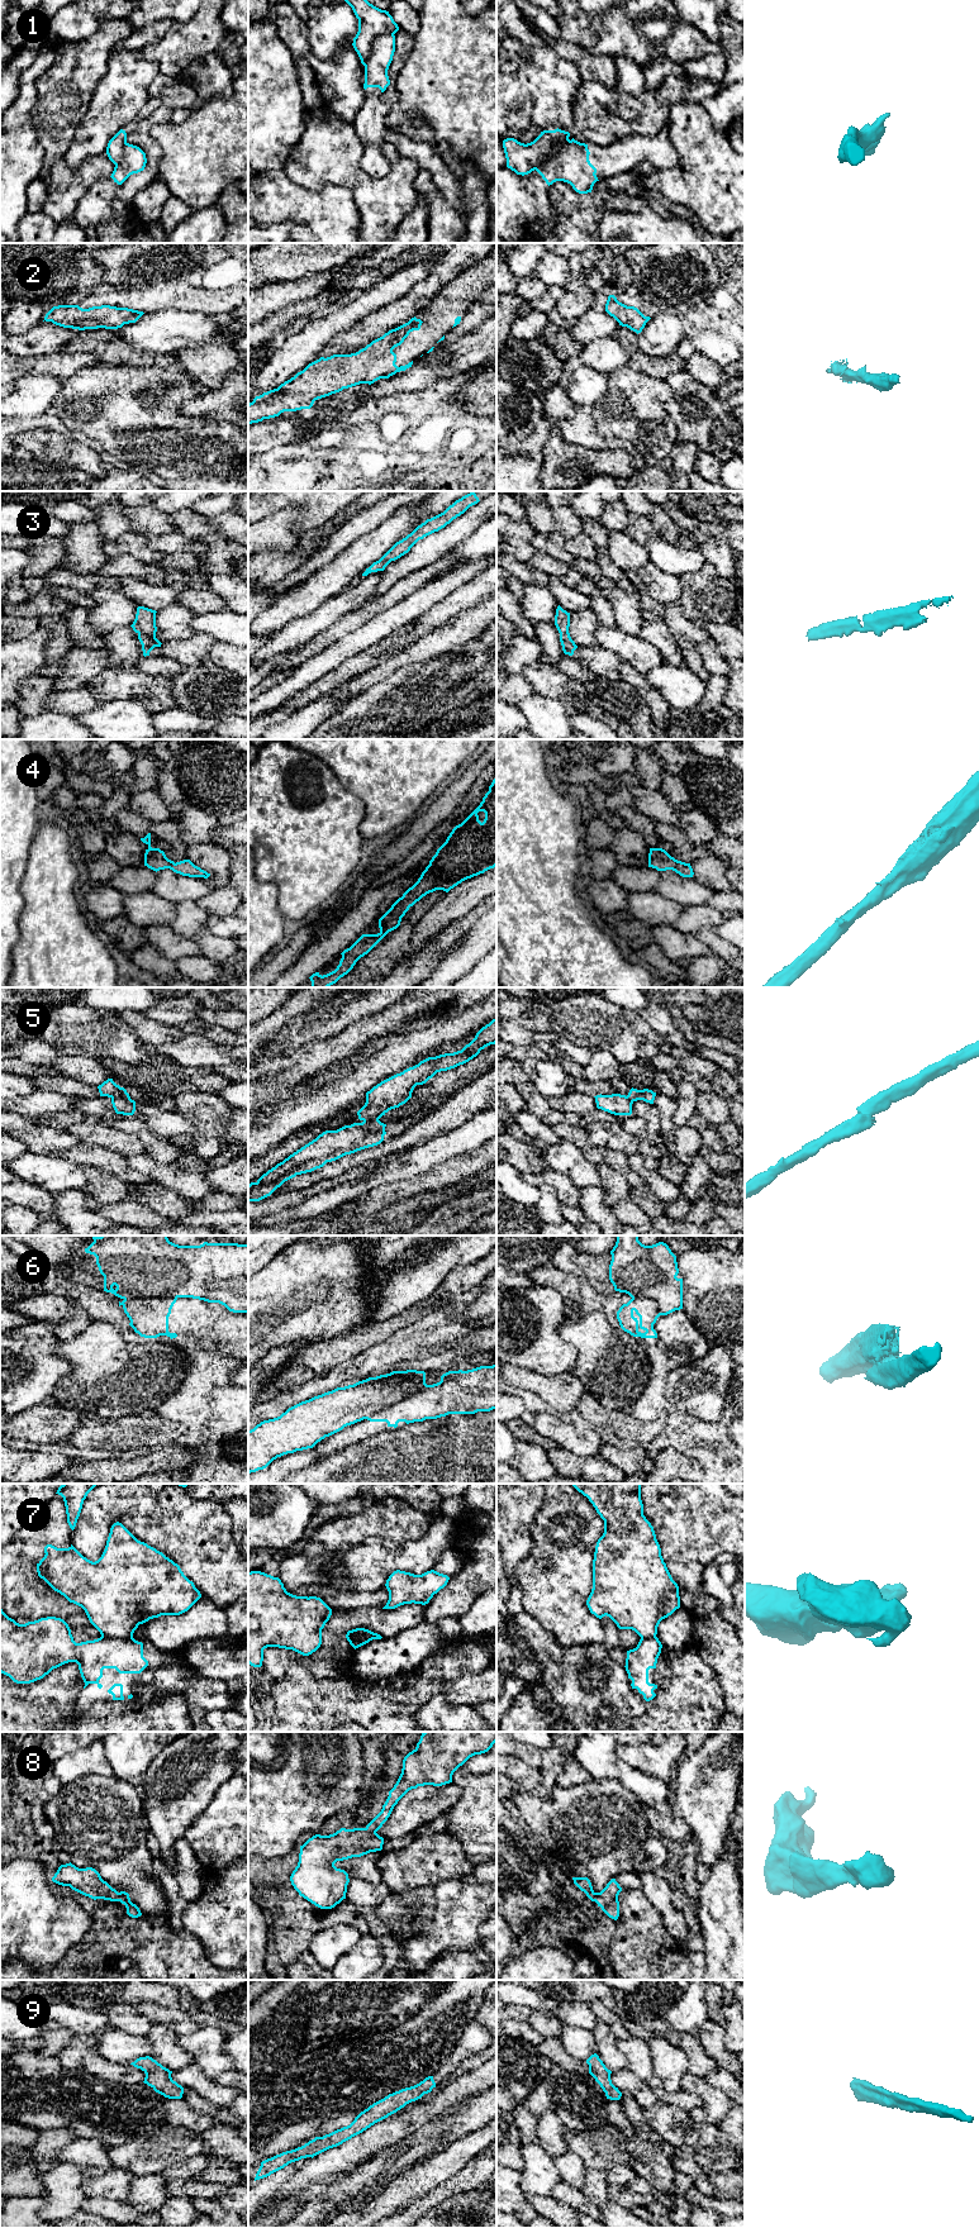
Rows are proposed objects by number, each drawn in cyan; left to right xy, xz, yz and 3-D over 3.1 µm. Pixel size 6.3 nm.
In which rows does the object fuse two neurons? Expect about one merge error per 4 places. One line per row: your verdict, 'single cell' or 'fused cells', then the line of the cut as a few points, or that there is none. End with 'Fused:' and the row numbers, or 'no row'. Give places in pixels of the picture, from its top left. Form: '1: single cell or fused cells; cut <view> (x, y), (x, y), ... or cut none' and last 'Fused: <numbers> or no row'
1: fused cells; cut xz (393, 33), (385, 33), (374, 39), (371, 52), (364, 65)
2: single cell; cut none
3: single cell; cut none
4: single cell; cut none
5: fused cells; cut xy (112, 1096), (127, 1096), (129, 1099)
6: fused cells; cut xz (424, 1383), (365, 1418)
7: fused cells; cut xy (101, 1634), (122, 1638), (132, 1637)
8: single cell; cut none
9: single cell; cut none
Fused: 1, 5, 6, 7

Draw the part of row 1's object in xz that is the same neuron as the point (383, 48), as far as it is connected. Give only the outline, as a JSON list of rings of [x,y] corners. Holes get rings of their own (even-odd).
[[[384,34],[374,39],[371,53],[365,63],[363,89],[379,87],[381,92],[390,85],[388,76],[389,66],[395,52],[395,35]]]

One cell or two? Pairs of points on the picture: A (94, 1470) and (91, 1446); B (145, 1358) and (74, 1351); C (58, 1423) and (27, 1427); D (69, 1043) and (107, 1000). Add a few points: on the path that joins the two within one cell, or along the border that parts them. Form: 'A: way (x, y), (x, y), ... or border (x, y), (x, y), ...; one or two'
A: border (74, 1458), (119, 1460); two
B: way (127, 1356), (112, 1351), (91, 1351); one
C: way (51, 1423), (34, 1424); one
D: border (76, 1001), (91, 1008), (118, 1013); two

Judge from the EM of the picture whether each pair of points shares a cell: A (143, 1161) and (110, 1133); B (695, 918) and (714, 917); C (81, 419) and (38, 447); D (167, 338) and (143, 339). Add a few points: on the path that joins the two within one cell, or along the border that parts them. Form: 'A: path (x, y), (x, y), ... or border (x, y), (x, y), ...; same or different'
A: border (143, 1152), (127, 1156); different
B: path (701, 917), (709, 917); same
C: border (63, 429), (70, 434); different
D: path (161, 338), (150, 338); same

